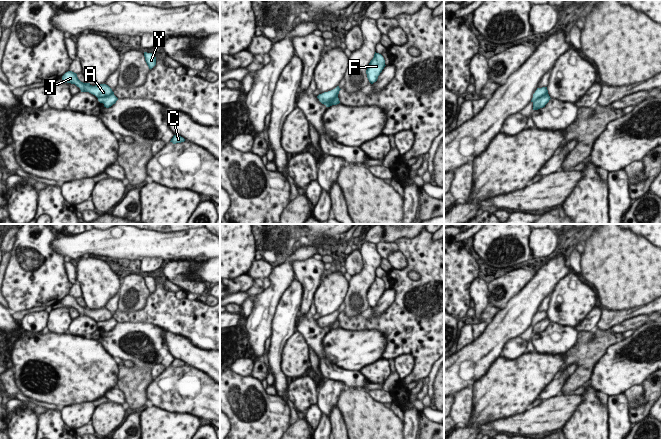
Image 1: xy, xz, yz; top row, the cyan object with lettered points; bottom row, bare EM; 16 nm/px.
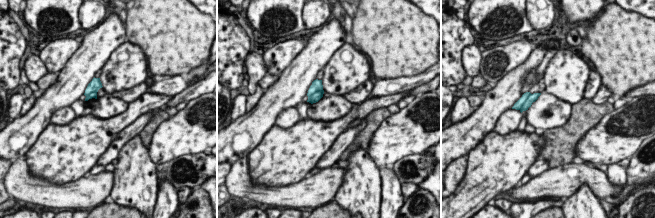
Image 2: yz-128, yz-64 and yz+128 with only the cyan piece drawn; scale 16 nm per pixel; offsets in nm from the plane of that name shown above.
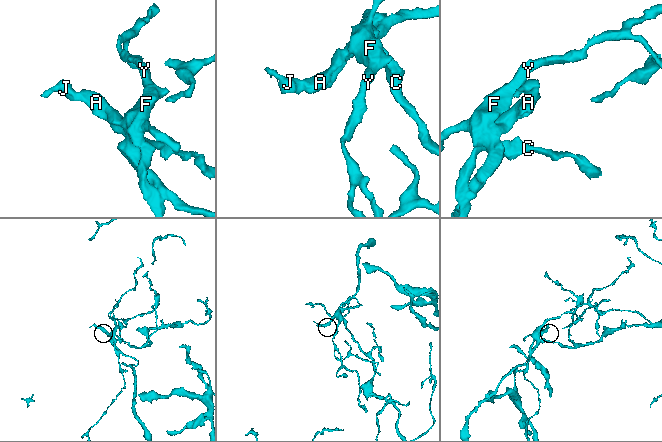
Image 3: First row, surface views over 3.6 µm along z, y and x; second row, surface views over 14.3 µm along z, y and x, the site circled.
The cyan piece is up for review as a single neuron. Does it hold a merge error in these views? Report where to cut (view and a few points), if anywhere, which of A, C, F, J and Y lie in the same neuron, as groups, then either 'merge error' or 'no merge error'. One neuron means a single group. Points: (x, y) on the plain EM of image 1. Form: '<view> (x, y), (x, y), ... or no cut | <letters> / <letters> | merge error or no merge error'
xy (113, 316), (107, 321), (98, 322) | A F J Y / C | merge error

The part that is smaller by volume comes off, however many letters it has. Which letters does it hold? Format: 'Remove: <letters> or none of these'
Remove: A, F, J, Y

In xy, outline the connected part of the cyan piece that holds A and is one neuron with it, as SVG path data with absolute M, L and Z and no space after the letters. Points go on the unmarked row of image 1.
M68 295L62 300L63 307L71 307L75 308L77 311L80 312L81 316L89 316L95 319L97 322L109 322L109 320L114 317L112 313L106 308L100 308L92 310L90 307L83 307L81 306L77 298Z

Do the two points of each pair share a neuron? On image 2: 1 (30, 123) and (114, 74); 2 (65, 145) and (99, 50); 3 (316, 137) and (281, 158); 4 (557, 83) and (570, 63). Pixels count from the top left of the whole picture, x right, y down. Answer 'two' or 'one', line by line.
1: two
2: two
3: one
4: one

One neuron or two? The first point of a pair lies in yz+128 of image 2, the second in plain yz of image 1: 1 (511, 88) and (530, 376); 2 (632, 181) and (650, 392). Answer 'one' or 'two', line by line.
1: two
2: one

